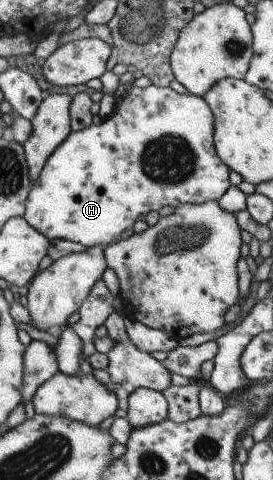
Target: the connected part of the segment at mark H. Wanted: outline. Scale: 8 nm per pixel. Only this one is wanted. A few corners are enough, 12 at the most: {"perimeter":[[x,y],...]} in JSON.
{"perimeter":[[132,86],[29,191],[51,242],[104,246],[218,201],[203,97]]}

